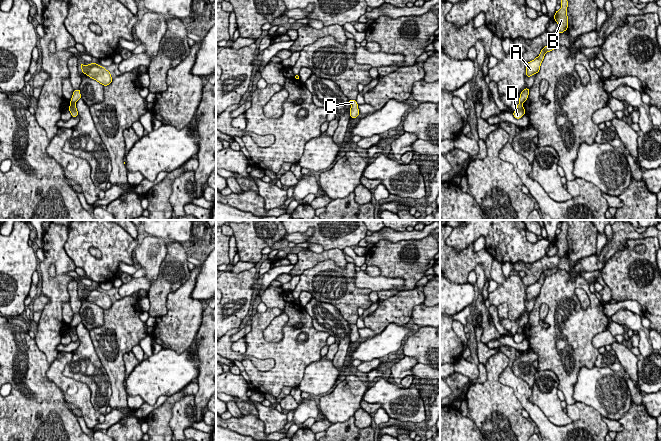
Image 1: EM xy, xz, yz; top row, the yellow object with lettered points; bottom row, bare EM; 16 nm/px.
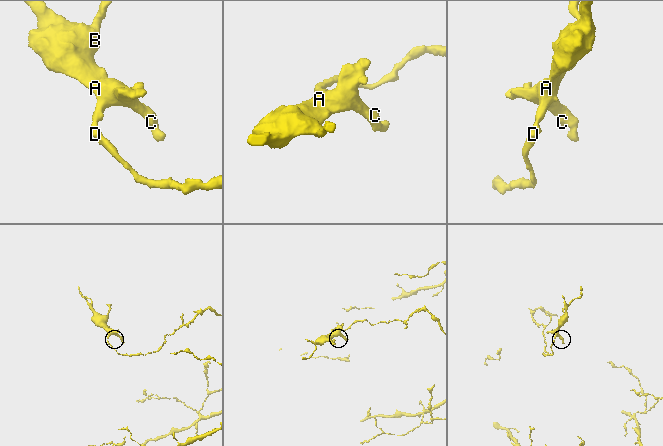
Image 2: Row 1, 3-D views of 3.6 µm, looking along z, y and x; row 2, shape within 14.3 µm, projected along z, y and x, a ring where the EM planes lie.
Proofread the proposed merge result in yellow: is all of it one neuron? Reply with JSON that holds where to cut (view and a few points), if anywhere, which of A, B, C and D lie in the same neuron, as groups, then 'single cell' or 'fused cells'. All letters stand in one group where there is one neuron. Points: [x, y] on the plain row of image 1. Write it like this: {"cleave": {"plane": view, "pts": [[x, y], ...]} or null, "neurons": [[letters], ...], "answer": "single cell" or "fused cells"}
{"cleave": {"plane": "xy", "pts": [[71, 326], [75, 328]]}, "neurons": [["A", "B", "C"], ["D"]], "answer": "fused cells"}

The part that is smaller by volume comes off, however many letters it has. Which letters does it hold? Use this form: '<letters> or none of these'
A, B, C

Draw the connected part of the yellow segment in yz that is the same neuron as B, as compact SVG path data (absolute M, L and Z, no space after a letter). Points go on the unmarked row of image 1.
M560 221L561 223L561 232L555 236L554 244L557 246L557 256L563 257L568 252L568 240L567 240L567 231L568 231L568 224L566 221Z

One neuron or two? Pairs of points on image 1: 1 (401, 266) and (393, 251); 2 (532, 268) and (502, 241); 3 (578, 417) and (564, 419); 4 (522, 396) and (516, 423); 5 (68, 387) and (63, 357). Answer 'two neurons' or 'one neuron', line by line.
1: one neuron
2: two neurons
3: two neurons
4: two neurons
5: one neuron

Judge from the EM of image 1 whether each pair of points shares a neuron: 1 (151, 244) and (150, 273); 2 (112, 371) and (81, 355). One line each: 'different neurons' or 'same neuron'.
1: same neuron
2: different neurons

